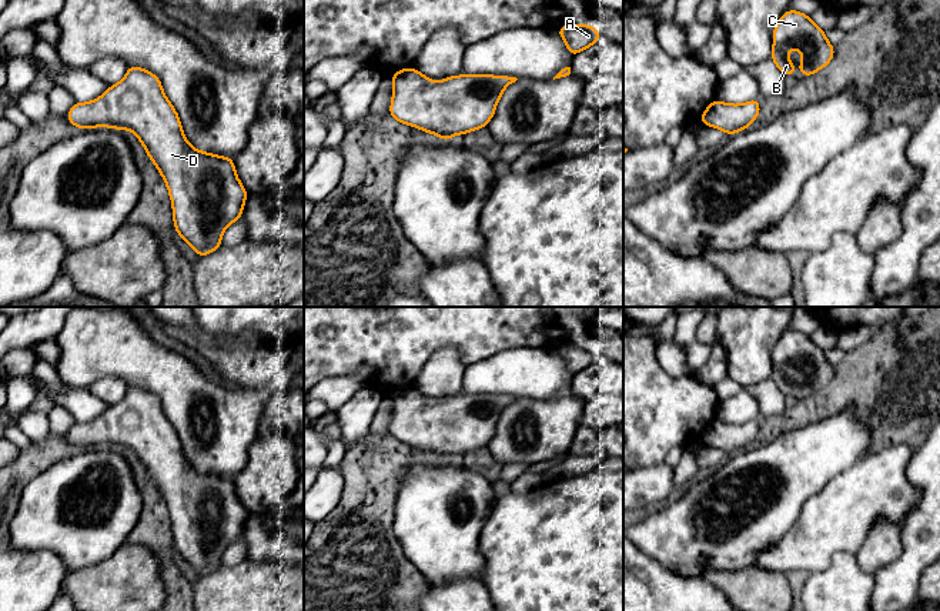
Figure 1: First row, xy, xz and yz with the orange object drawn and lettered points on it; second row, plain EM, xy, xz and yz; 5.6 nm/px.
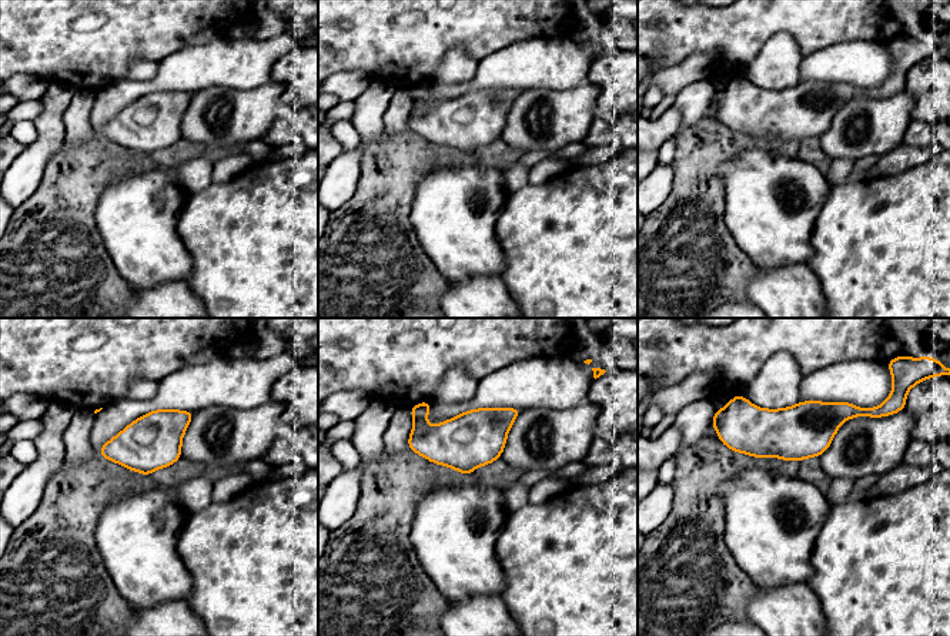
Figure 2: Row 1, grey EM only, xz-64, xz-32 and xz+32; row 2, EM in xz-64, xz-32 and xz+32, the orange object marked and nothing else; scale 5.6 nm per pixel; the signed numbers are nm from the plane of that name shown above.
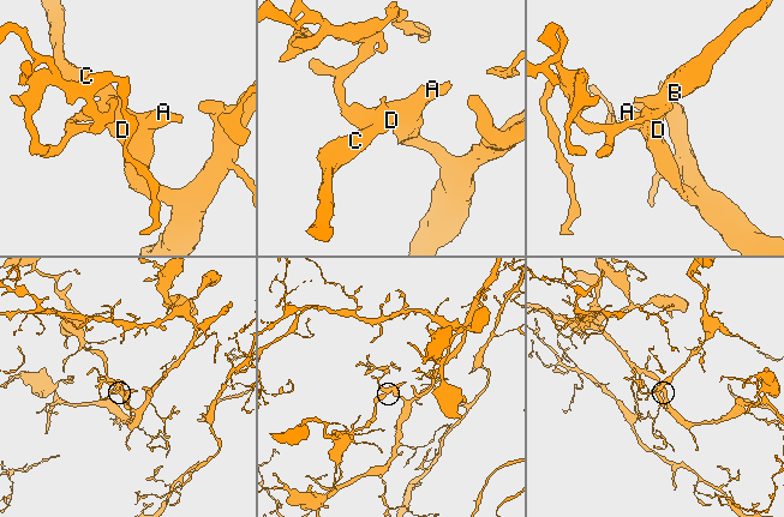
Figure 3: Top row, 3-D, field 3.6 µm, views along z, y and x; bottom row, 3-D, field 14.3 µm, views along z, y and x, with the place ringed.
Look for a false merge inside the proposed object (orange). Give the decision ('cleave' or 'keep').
keep

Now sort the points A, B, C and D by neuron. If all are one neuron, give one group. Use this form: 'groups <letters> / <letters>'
groups A B C D

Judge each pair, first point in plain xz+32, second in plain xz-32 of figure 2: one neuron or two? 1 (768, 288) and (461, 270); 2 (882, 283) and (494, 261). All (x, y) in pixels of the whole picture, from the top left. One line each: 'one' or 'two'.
1: two
2: two

